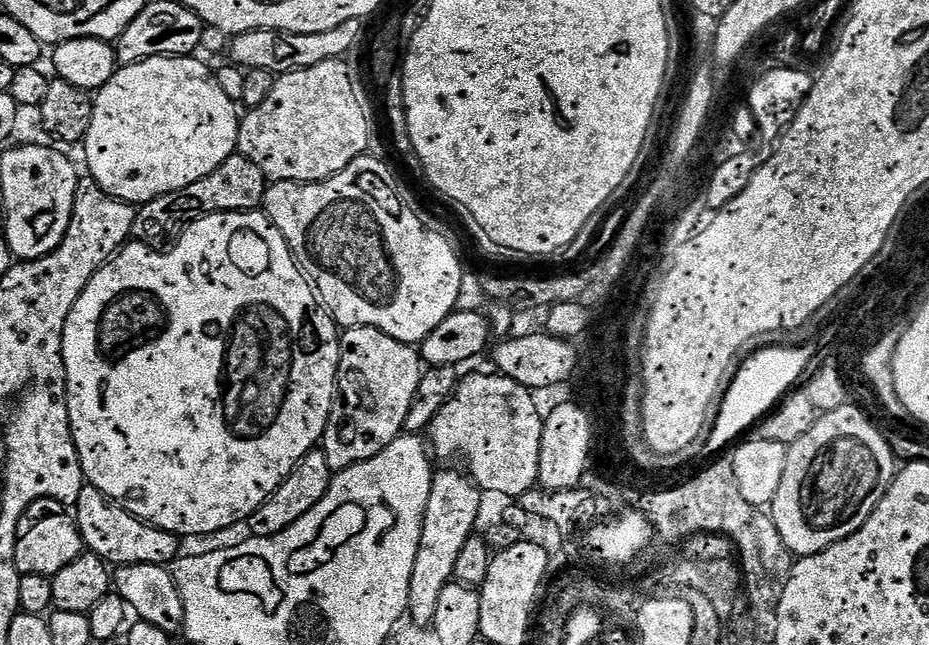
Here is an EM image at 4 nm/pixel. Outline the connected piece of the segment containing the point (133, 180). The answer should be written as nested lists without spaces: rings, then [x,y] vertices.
[[[195,55],[190,56],[155,56],[146,58],[137,64],[126,64],[117,67],[116,73],[102,86],[99,92],[95,93],[92,102],[92,117],[90,118],[90,130],[84,135],[82,149],[84,148],[84,160],[88,163],[87,175],[102,186],[106,194],[110,194],[116,200],[124,200],[130,205],[139,206],[150,202],[159,196],[165,196],[171,192],[182,190],[182,186],[190,186],[190,182],[198,182],[198,178],[206,178],[206,174],[214,174],[226,158],[230,158],[237,151],[236,143],[240,133],[241,113],[236,113],[238,109],[237,101],[226,98],[222,86],[218,86],[218,78],[215,71],[207,68],[202,61],[196,60]]]

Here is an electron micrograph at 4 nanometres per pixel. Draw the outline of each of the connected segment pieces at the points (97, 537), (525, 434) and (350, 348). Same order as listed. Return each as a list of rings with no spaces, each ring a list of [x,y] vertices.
[[[86,486],[78,494],[74,505],[74,519],[80,536],[84,539],[85,549],[93,556],[112,566],[121,564],[163,564],[171,565],[181,555],[181,537],[145,524],[136,516],[130,515],[115,500],[103,496],[96,488]]]
[[[491,375],[468,376],[465,380],[463,377],[457,383],[455,392],[448,397],[446,406],[438,410],[438,414],[428,425],[426,436],[437,461],[461,460],[465,464],[463,467],[467,475],[485,493],[497,492],[500,496],[508,496],[504,498],[520,498],[525,492],[533,491],[540,478],[538,462],[544,429],[542,412],[536,409],[536,400],[532,397],[535,395],[529,389],[523,388],[509,376]]]
[[[345,328],[340,332],[340,365],[336,375],[336,398],[332,402],[332,413],[324,431],[322,447],[326,462],[330,462],[333,473],[354,466],[366,458],[374,458],[390,442],[404,432],[406,414],[410,414],[410,402],[418,391],[422,375],[422,357],[413,345],[403,344],[390,334],[377,328]]]

